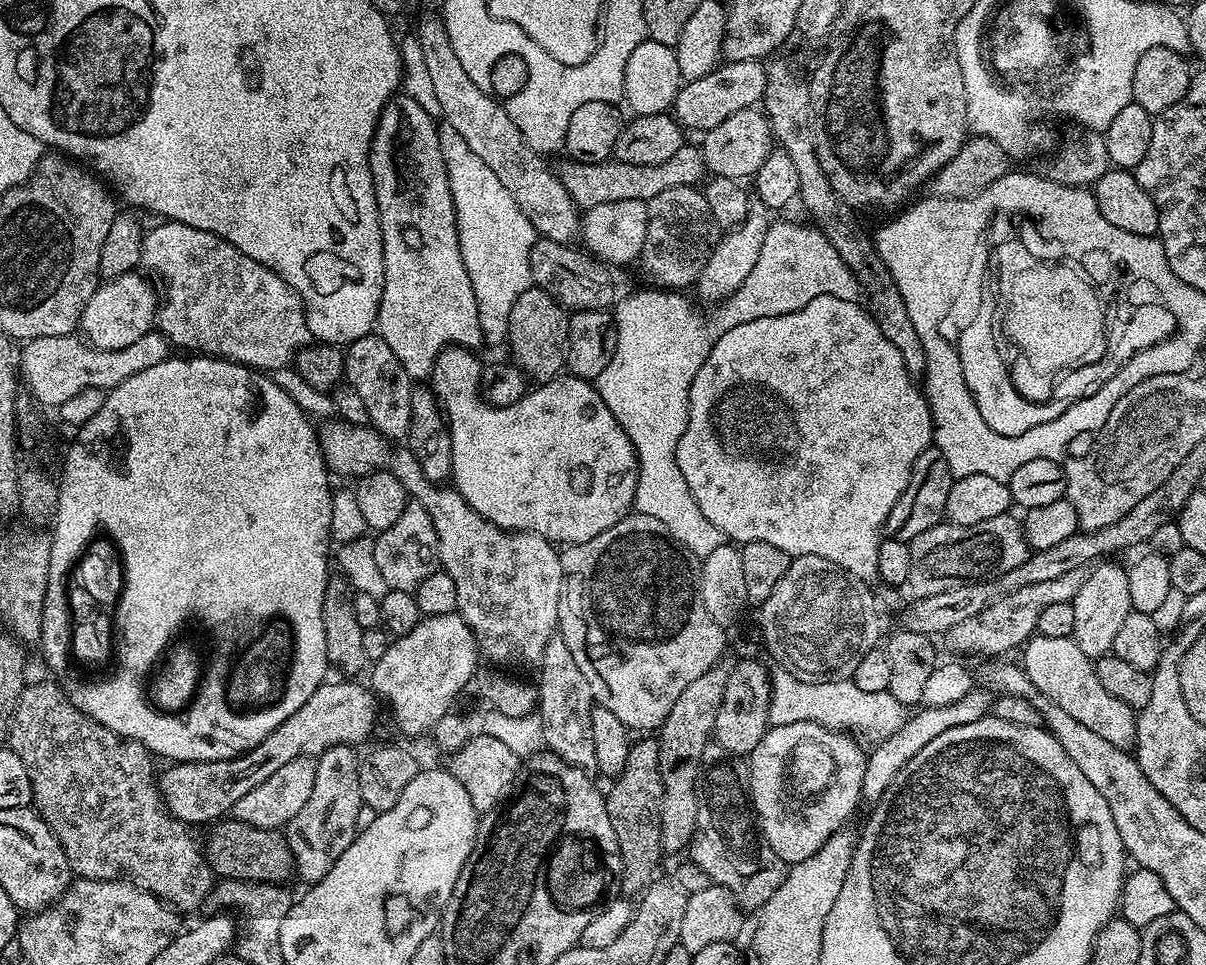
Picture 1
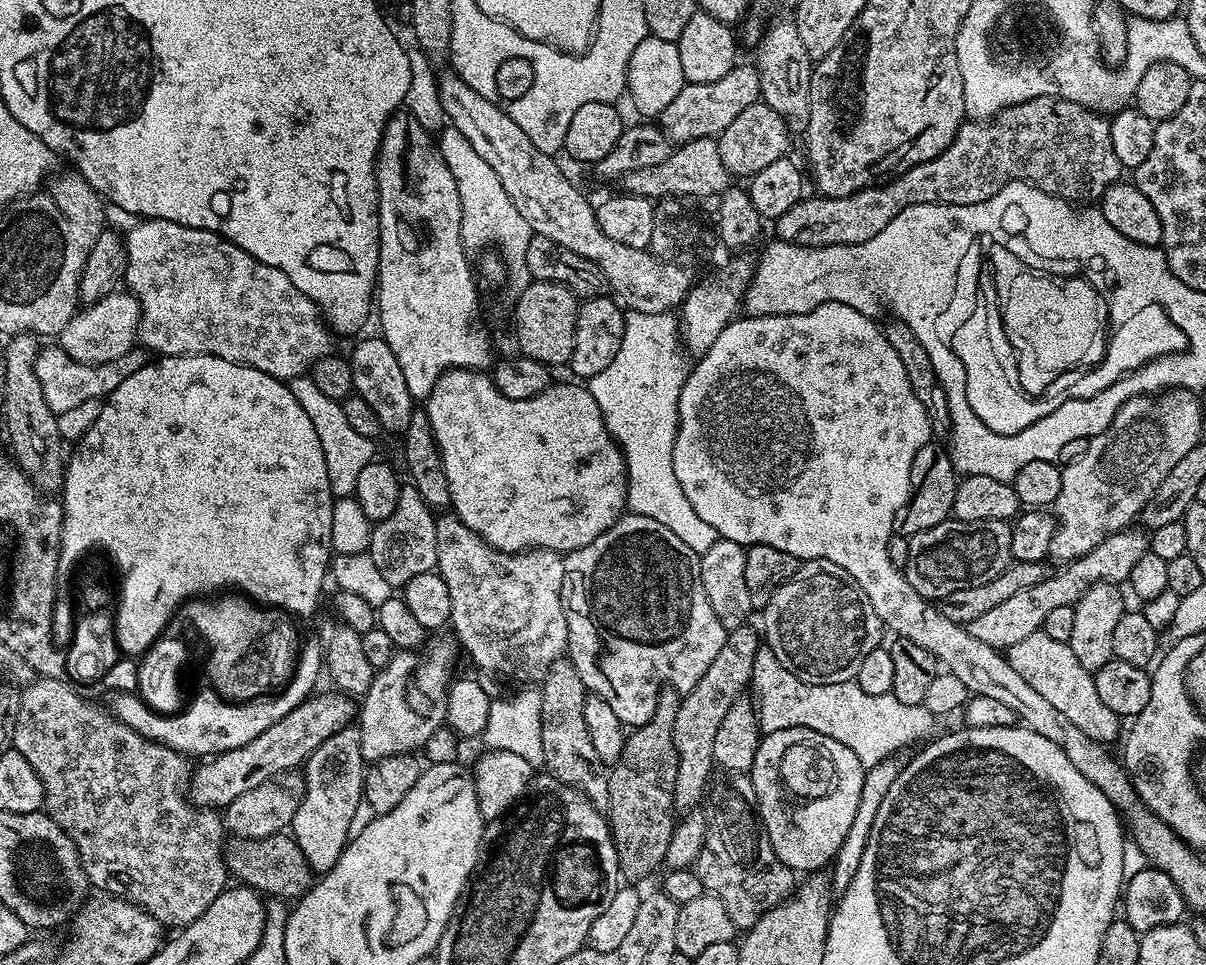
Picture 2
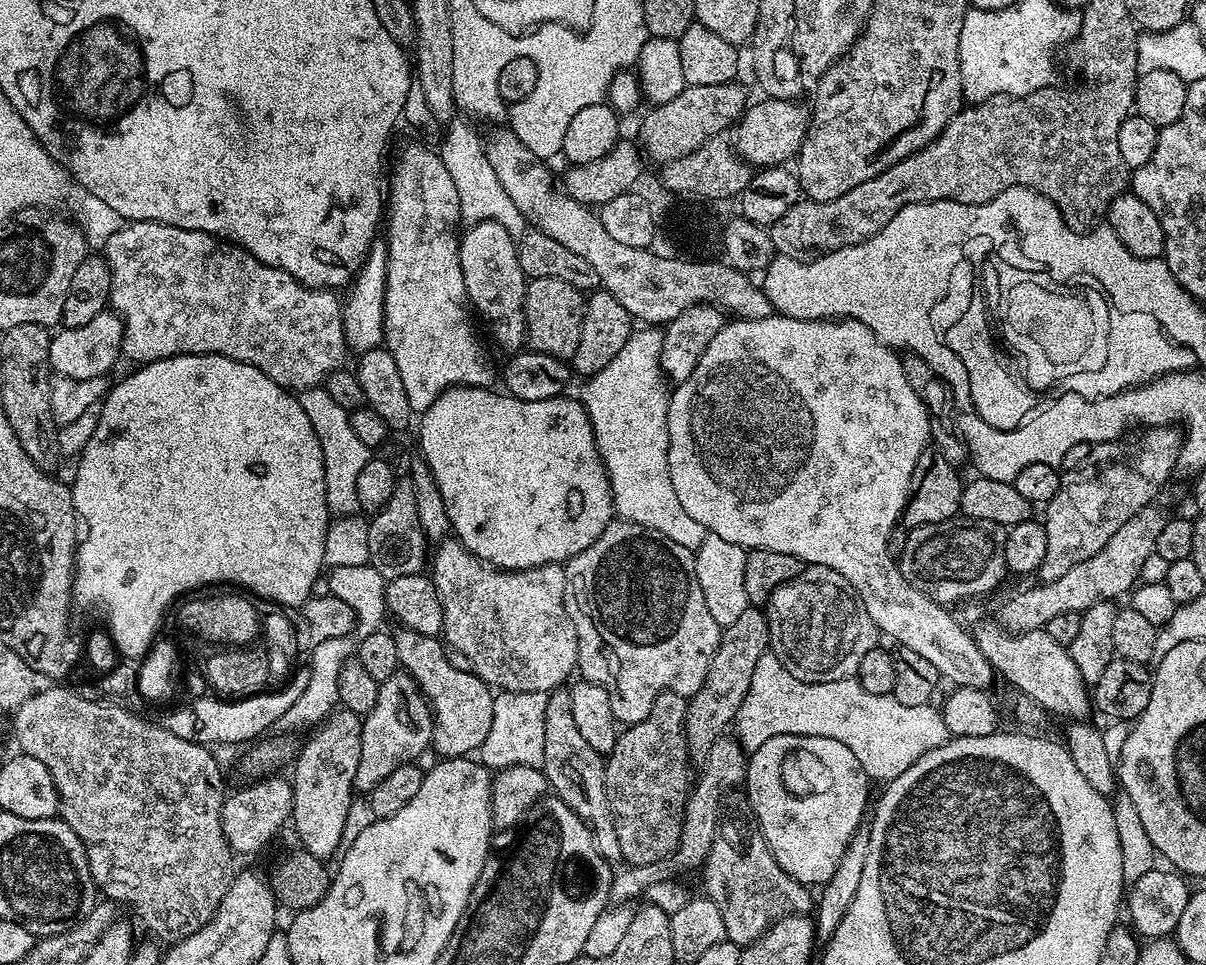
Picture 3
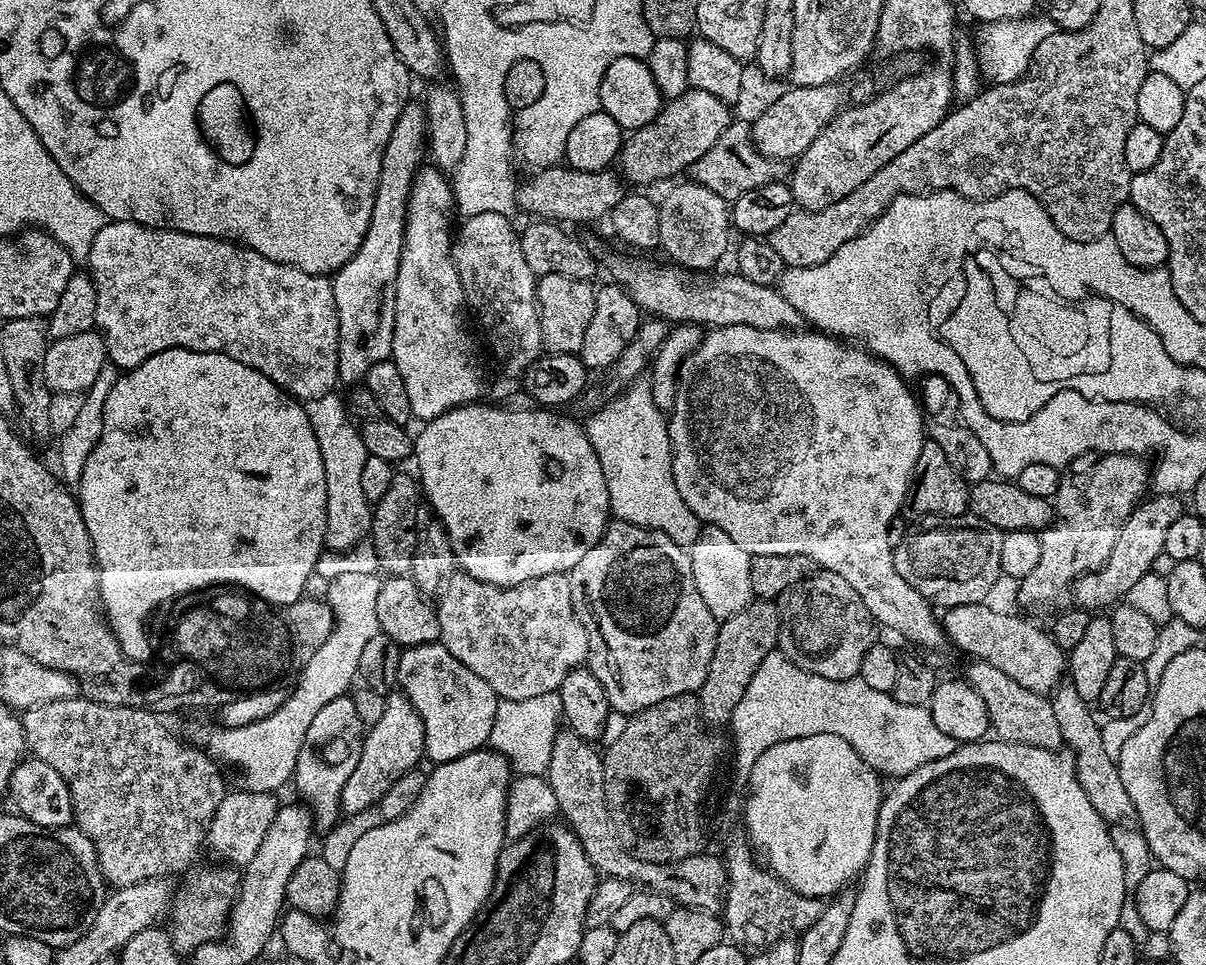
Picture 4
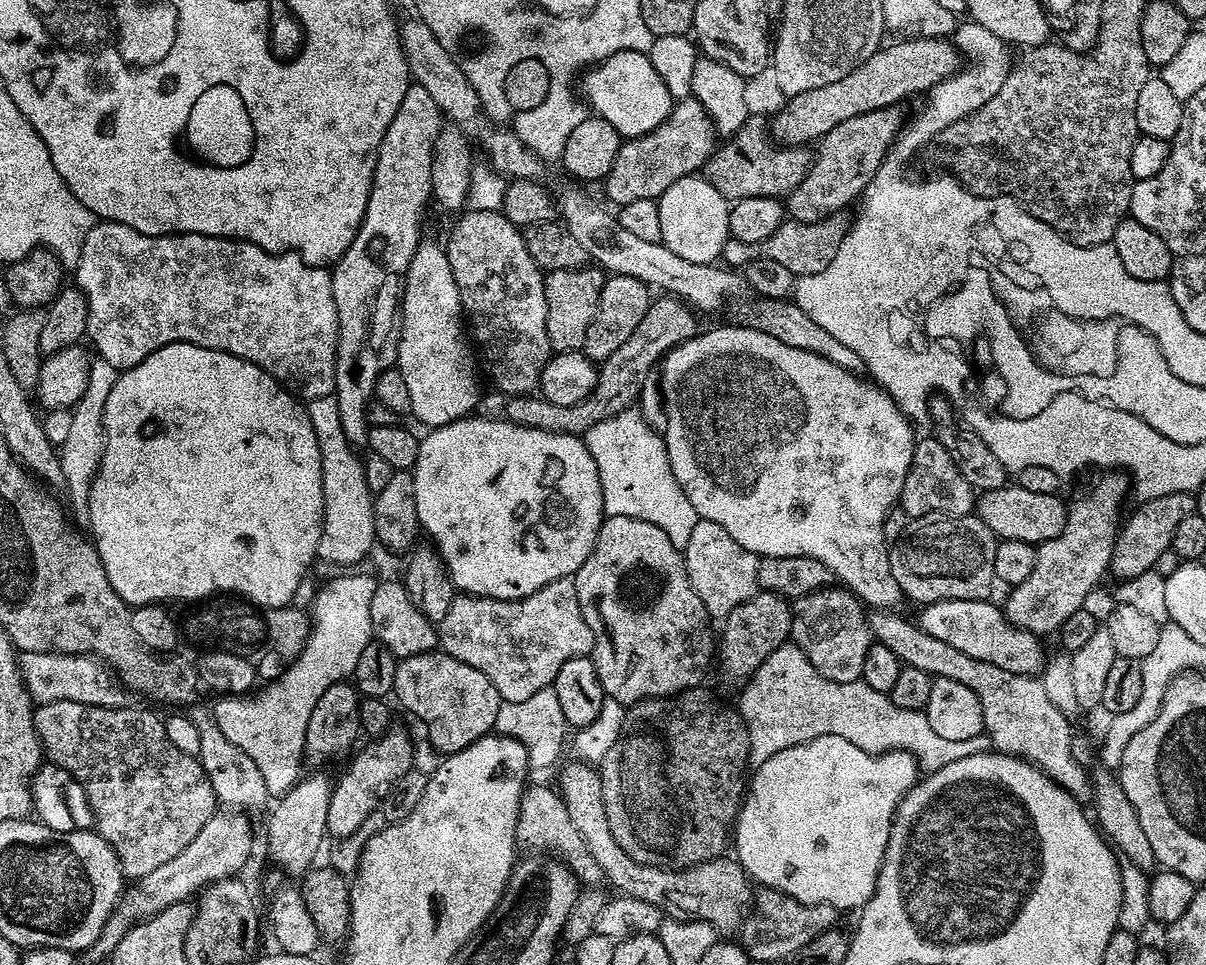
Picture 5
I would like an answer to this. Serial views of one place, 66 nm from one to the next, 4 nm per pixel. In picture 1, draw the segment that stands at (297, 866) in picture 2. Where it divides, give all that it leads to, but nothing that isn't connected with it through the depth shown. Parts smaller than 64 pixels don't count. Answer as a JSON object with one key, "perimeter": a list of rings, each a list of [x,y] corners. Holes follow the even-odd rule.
{"perimeter":[[[221,818],[207,829],[208,841],[203,841],[204,856],[217,877],[225,880],[249,880],[255,884],[284,884],[293,879],[296,863],[288,845],[287,835],[279,828],[259,828],[235,818]]]}

